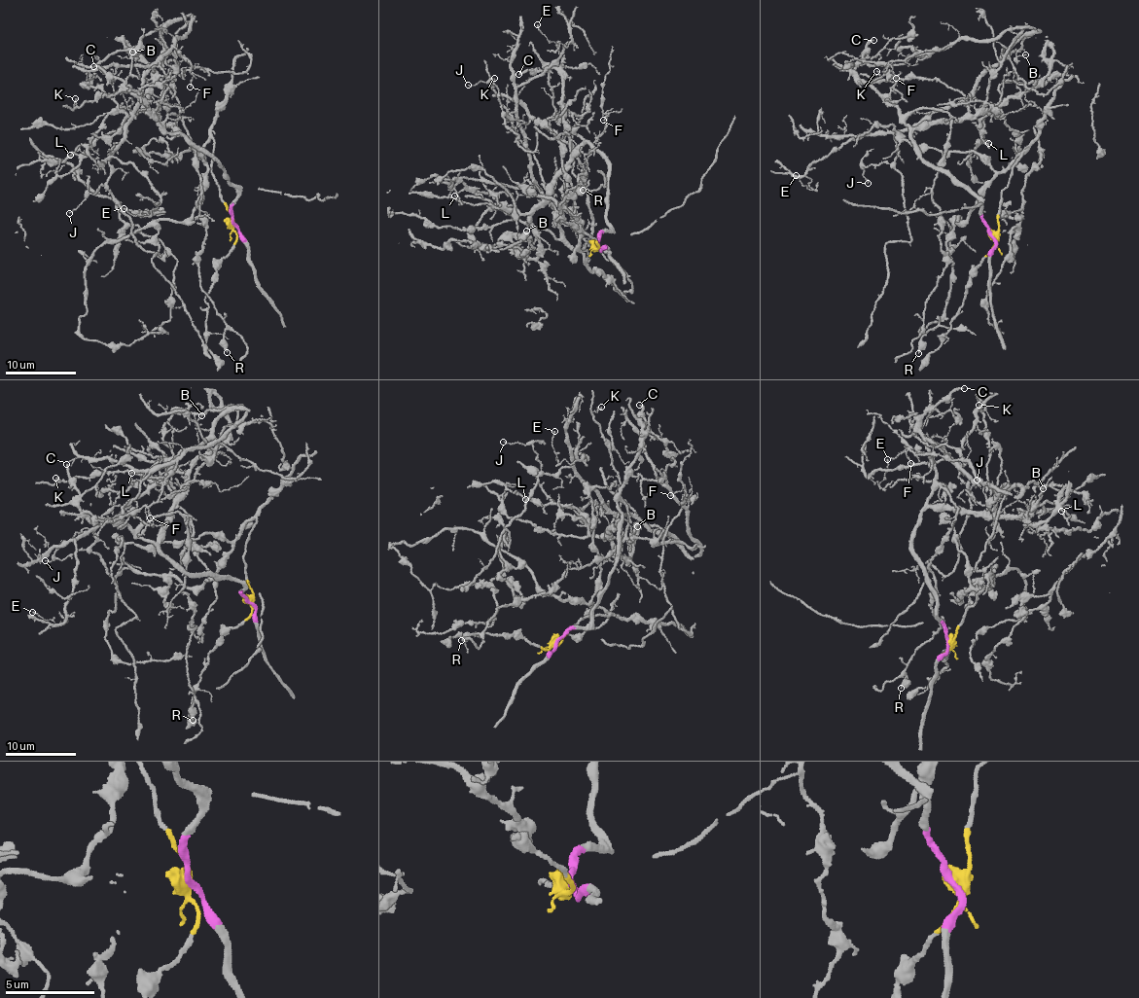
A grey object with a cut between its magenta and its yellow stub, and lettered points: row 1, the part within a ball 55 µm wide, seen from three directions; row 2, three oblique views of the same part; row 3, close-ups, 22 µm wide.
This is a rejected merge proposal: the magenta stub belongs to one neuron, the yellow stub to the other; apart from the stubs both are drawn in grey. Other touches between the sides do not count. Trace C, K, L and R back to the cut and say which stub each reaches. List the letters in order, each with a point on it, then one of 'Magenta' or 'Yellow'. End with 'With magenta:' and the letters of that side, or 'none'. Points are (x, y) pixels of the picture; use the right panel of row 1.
C: Place: (873, 40). Magenta
K: Place: (876, 71). Magenta
L: Place: (988, 143). Magenta
R: Place: (918, 353). Magenta
With magenta: C, K, L, R

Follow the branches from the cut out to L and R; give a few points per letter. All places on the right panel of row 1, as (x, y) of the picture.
L: (992, 235), (979, 201), (927, 163), (912, 132), (996, 108), (978, 140), (988, 143)
R: (992, 235), (979, 201), (916, 147), (912, 112), (951, 120), (933, 188), (945, 267), (918, 352)

